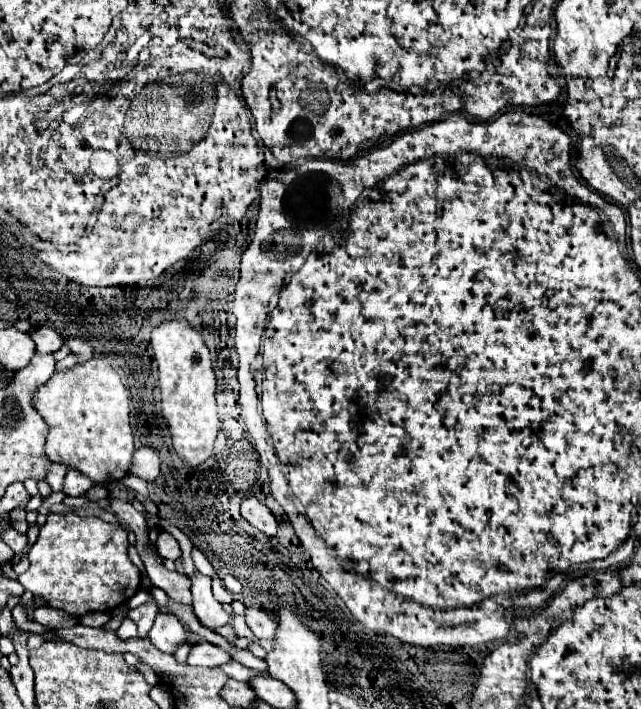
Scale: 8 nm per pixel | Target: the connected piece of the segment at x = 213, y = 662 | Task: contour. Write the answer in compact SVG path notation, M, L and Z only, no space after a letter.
M208 641L194 643L190 657L188 657L188 663L192 667L218 667L218 665L224 665L228 661L232 661L232 657Z

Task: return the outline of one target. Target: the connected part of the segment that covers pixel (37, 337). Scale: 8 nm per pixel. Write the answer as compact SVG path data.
M38 327L38 329L34 329L32 339L36 343L36 351L42 353L42 355L58 351L62 347L62 343L64 343L64 339L54 329L50 329L50 327Z

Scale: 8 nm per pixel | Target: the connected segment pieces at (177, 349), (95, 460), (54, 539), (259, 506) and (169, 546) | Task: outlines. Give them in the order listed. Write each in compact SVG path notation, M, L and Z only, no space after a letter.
M186 321L162 323L152 333L152 357L158 363L160 393L162 393L162 417L170 429L176 455L188 467L200 467L214 447L218 433L218 409L216 409L216 377L212 371L210 351L204 345L202 333L190 327Z
M94 357L84 365L72 367L70 371L54 373L50 381L42 385L40 391L34 395L34 405L50 425L46 453L52 461L78 469L94 483L112 483L122 479L130 471L130 461L134 453L134 437L130 427L130 401L118 373L102 357Z
M76 513L48 515L46 525L40 529L38 541L28 553L30 567L18 577L18 581L34 597L42 597L48 607L62 609L74 617L82 617L92 611L110 613L124 605L140 589L140 569L128 559L128 545L128 531L120 525L106 523L98 517L82 517Z
M250 497L246 501L242 501L242 517L256 529L260 529L262 533L266 533L268 537L274 537L278 531L278 521L276 517L270 513L270 509L258 501L256 497Z
M162 531L162 533L158 535L156 547L158 547L158 553L160 553L164 559L172 559L172 561L176 561L176 559L182 555L182 553L180 553L180 545L178 545L178 541L176 541L170 533L166 533L166 531Z

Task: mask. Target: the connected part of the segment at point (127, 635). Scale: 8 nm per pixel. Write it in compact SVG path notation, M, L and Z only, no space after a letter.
M124 619L122 625L120 625L120 629L116 631L116 635L118 635L118 639L124 639L124 641L136 637L136 635L138 635L138 631L136 631L136 623L130 621L130 619Z

